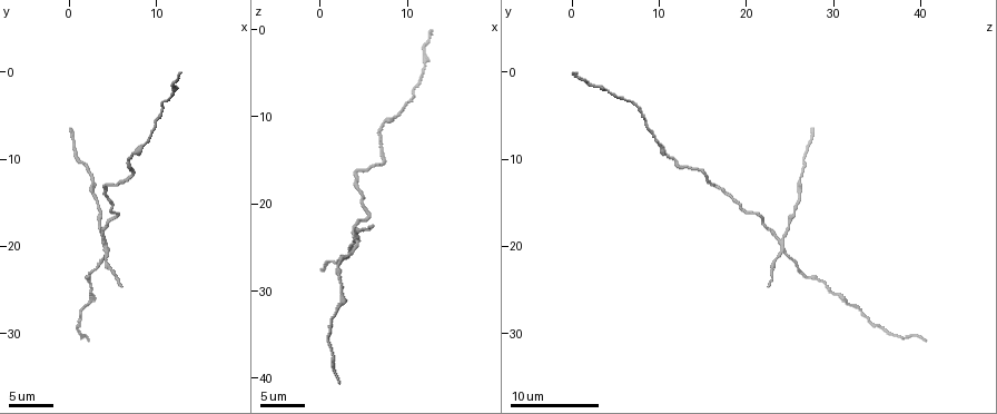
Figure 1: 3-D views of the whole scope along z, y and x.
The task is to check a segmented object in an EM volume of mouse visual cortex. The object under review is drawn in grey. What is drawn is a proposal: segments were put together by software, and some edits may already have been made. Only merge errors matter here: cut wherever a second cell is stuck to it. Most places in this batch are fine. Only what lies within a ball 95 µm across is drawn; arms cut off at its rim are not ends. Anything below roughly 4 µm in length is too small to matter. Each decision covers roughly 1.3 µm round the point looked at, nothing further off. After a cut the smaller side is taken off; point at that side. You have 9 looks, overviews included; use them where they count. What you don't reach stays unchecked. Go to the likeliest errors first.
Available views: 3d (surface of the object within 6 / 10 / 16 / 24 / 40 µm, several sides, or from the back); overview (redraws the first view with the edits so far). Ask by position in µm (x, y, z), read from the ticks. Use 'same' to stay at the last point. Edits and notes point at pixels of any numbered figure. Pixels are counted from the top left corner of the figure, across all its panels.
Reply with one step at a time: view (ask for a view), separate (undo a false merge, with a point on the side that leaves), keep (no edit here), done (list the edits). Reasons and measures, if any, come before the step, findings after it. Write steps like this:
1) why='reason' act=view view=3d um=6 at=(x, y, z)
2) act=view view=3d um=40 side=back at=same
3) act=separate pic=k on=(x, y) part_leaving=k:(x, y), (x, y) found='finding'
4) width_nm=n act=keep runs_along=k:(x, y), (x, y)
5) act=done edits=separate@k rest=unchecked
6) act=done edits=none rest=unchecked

why='branch point' act=view view=3d um=6 at=(3.8, 19.2, 24.4)

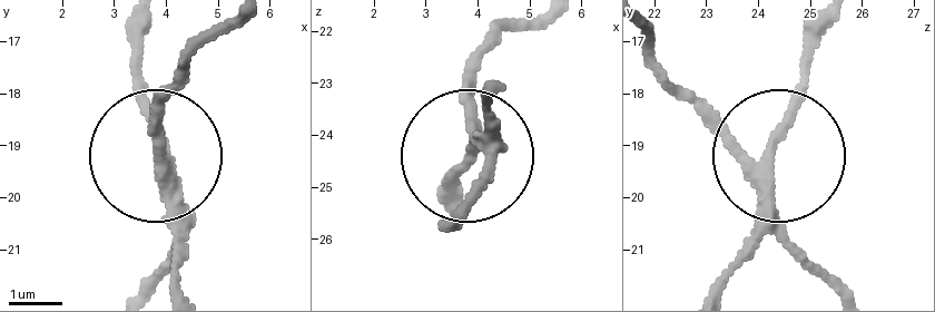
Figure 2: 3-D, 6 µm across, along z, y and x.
width_nm=230 act=separate pic=2 on=(459, 168) part_leaving=2:(761, 191), (815, 22) found='two cells meet here'

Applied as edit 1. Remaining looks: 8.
act=view view=overview

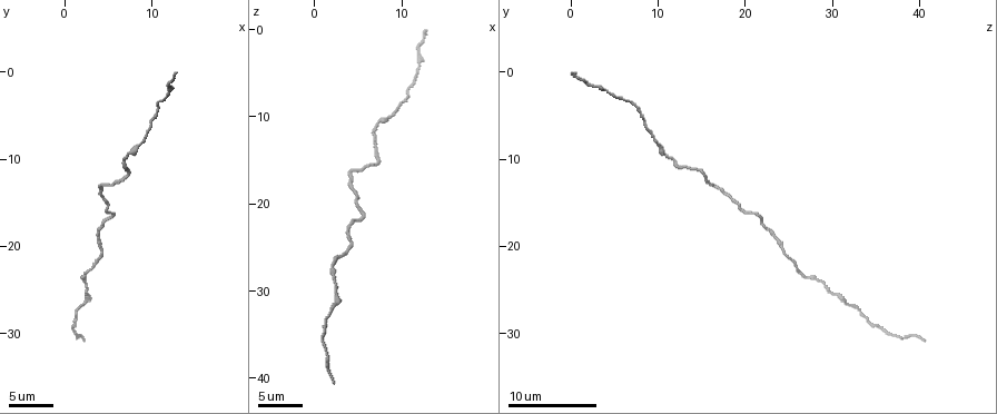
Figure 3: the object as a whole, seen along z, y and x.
why='abrupt turn' act=view view=3d um=10 at=(5.6, 16.4, 21.2)

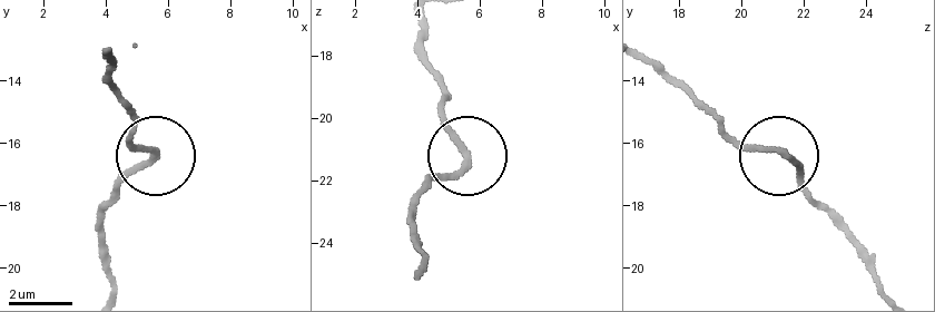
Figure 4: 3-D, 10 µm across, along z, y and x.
act=keep runs_along=4:(136, 126), (131, 142), (149, 157), (99, 208) found='all the same cell'

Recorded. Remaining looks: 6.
why='thick turns thin' act=view view=3d um=16 at=(8.6, 8.6, 10.2)

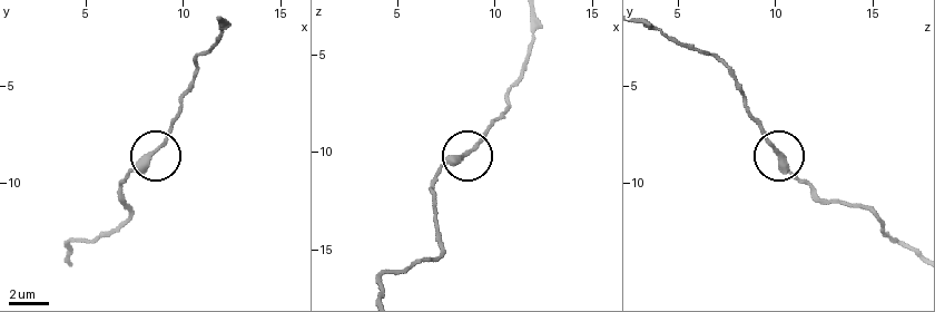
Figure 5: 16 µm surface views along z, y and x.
width_nm=210 act=keep runs_along=5:(382, 291), (386, 273), (440, 251), (433, 176), (490, 128) found='one cell here'

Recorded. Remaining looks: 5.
why='thick turns thin' act=view view=3d um=10 at=(2.2, 23.6, 27.0)

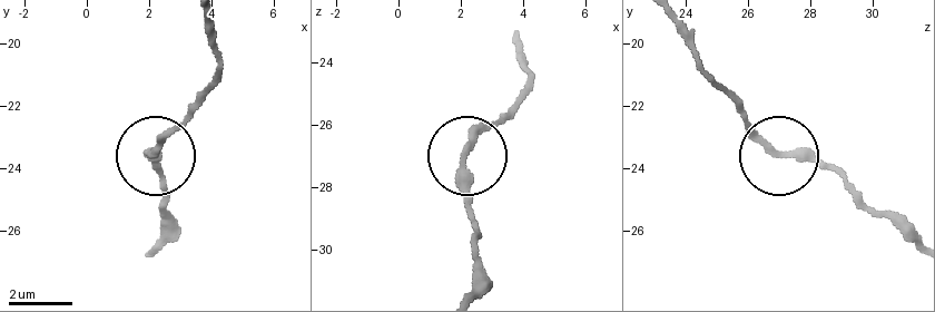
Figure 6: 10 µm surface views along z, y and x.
act=keep runs_along=6:(671, 18), (704, 74), (775, 152), (844, 169) found='one cell here'

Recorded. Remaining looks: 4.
act=done edits=separate@2 rest=unchecked

